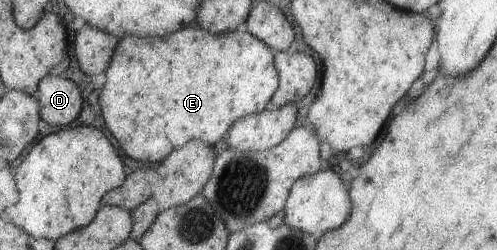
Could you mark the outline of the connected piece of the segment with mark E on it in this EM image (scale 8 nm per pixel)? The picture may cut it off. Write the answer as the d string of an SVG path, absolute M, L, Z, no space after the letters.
M186 27L161 37L124 35L114 49L105 72L106 82L98 97L104 125L116 139L119 152L134 159L136 164L142 163L142 166L158 164L170 151L192 139L208 146L214 145L236 119L261 113L270 106L278 86L274 52L250 33L236 30L212 34L200 27Z

